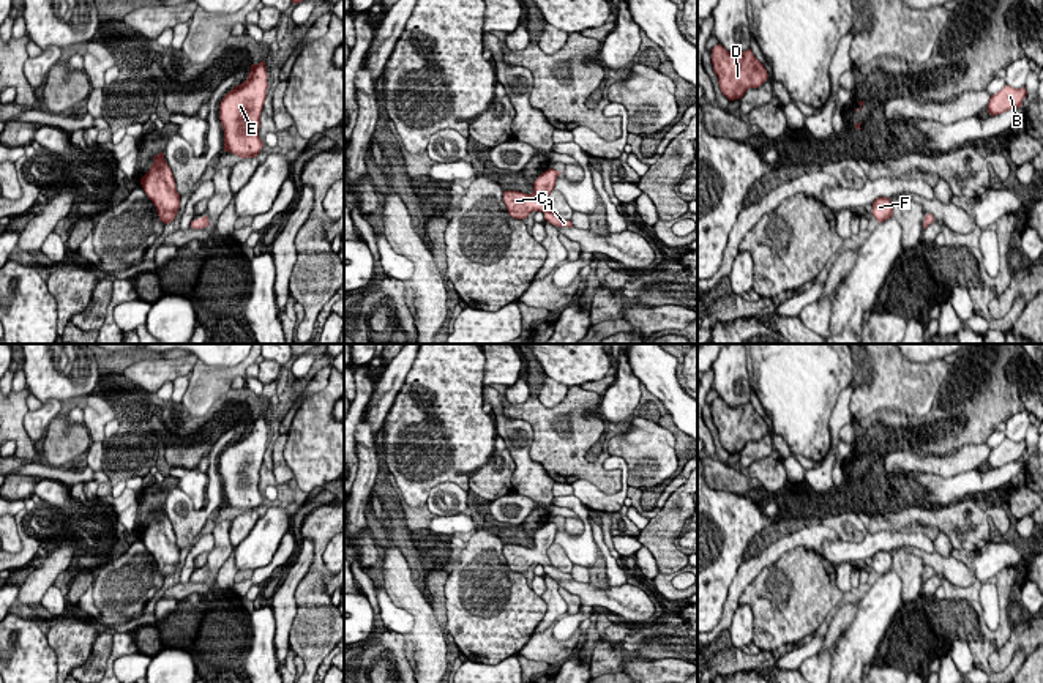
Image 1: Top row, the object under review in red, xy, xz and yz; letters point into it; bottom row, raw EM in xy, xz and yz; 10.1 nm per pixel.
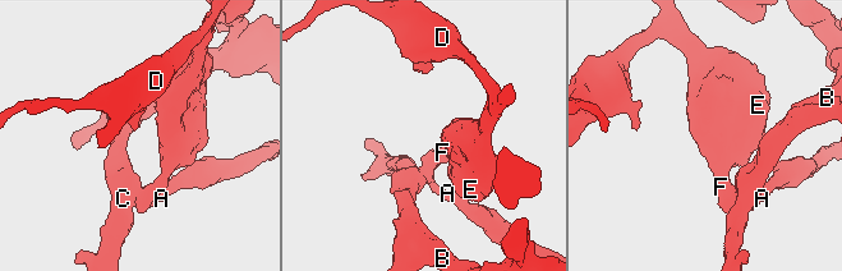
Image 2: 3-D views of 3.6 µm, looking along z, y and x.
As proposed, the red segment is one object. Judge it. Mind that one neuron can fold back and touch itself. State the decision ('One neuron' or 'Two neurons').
One neuron

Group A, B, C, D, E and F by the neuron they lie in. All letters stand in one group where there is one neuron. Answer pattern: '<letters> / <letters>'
A B C D E F

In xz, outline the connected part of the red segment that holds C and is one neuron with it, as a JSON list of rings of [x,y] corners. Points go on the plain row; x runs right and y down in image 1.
[[[548,522],[533,536],[533,546],[503,544],[503,555],[511,571],[525,573],[532,565],[541,565],[544,573],[557,580],[573,580],[571,574],[554,568],[548,549],[554,544],[555,533],[562,525]]]

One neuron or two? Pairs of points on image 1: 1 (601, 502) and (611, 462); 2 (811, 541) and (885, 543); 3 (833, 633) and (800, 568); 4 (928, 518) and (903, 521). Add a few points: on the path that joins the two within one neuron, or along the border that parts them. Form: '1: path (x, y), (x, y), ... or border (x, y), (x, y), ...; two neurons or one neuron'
1: path (616, 499), (624, 491), (624, 472); one neuron
2: border (838, 538), (822, 543), (822, 556); two neurons
3: border (841, 604), (830, 612); two neurons
4: path (922, 518), (909, 518); one neuron

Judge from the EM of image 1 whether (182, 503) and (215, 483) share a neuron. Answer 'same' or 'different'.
same

